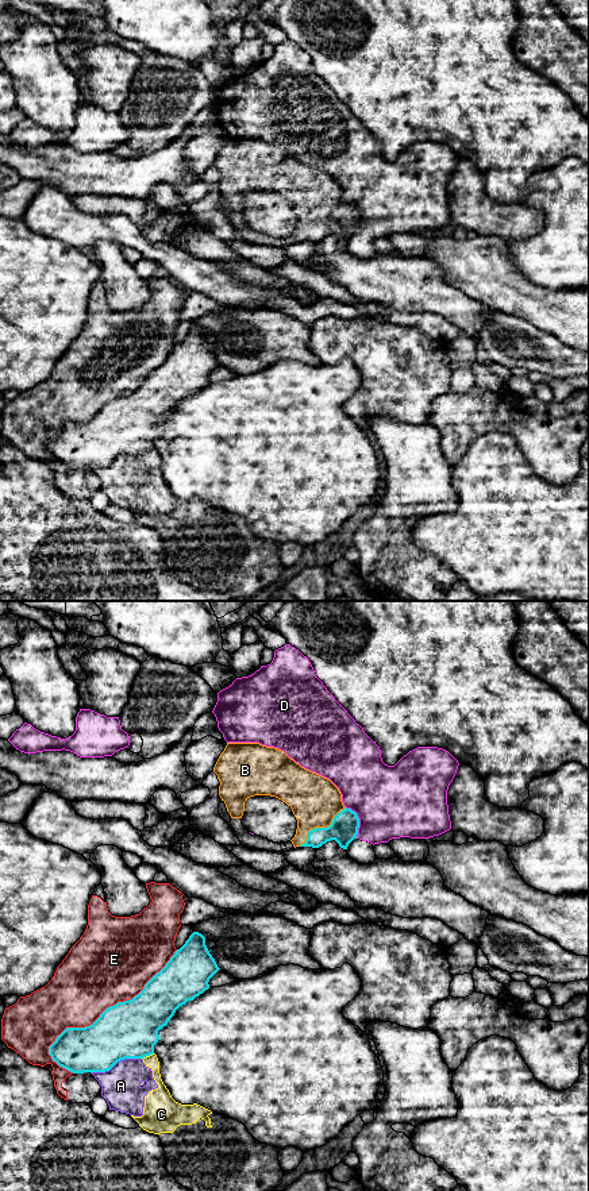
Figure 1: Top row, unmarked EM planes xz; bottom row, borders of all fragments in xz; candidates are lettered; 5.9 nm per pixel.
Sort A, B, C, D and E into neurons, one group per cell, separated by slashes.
A C / B / D / E

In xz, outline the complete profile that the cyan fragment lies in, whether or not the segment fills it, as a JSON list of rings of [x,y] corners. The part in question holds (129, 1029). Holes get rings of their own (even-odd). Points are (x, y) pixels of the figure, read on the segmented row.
[[[193,932],[138,995],[107,1007],[89,1026],[66,1028],[49,1047],[49,1055],[59,1067],[73,1074],[105,1072],[120,1060],[153,1055],[159,1040],[158,1030],[168,1025],[180,1006],[208,990],[209,979],[219,970],[205,945],[205,937]]]

